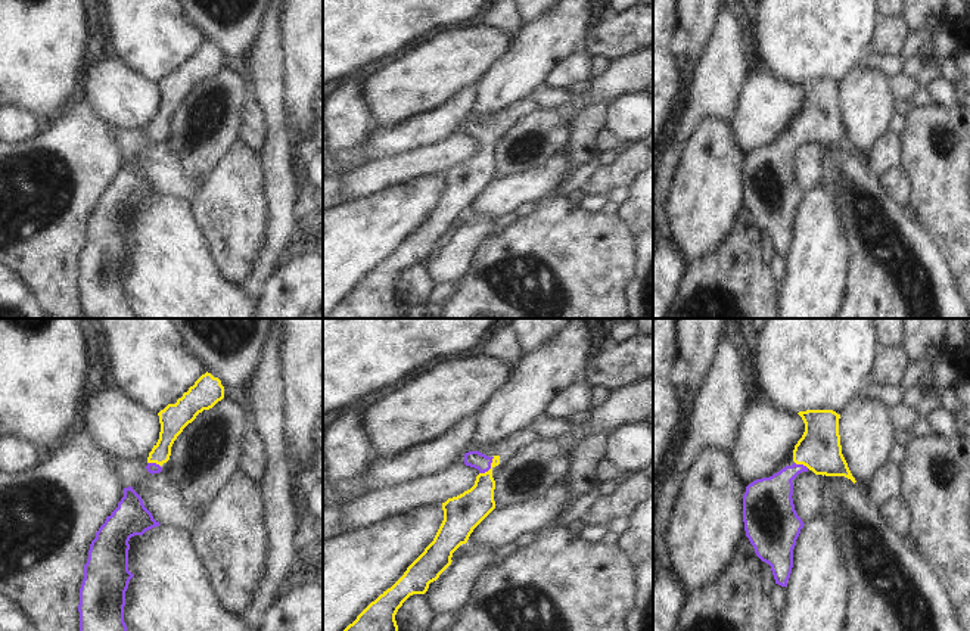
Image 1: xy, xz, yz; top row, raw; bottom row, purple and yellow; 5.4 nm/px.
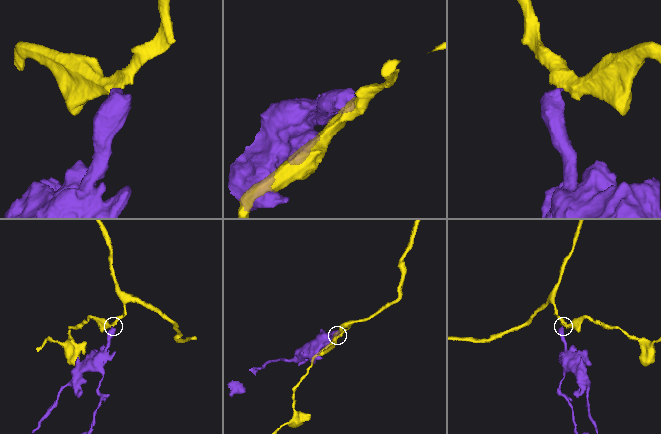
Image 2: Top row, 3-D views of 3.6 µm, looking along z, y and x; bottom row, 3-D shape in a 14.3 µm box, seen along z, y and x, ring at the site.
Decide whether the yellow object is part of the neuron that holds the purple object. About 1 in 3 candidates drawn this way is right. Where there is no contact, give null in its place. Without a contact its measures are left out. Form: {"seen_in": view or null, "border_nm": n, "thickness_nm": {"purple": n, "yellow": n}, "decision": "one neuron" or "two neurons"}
{"seen_in": "xz", "border_nm": 130, "thickness_nm": {"purple": 90, "yellow": 190}, "decision": "one neuron"}

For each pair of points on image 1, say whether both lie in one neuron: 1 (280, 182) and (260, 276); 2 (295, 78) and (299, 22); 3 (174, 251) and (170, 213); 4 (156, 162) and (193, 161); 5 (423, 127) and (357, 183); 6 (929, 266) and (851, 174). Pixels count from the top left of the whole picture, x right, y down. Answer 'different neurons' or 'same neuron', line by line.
1: same neuron
2: same neuron
3: same neuron
4: different neurons
5: different neurons
6: same neuron

